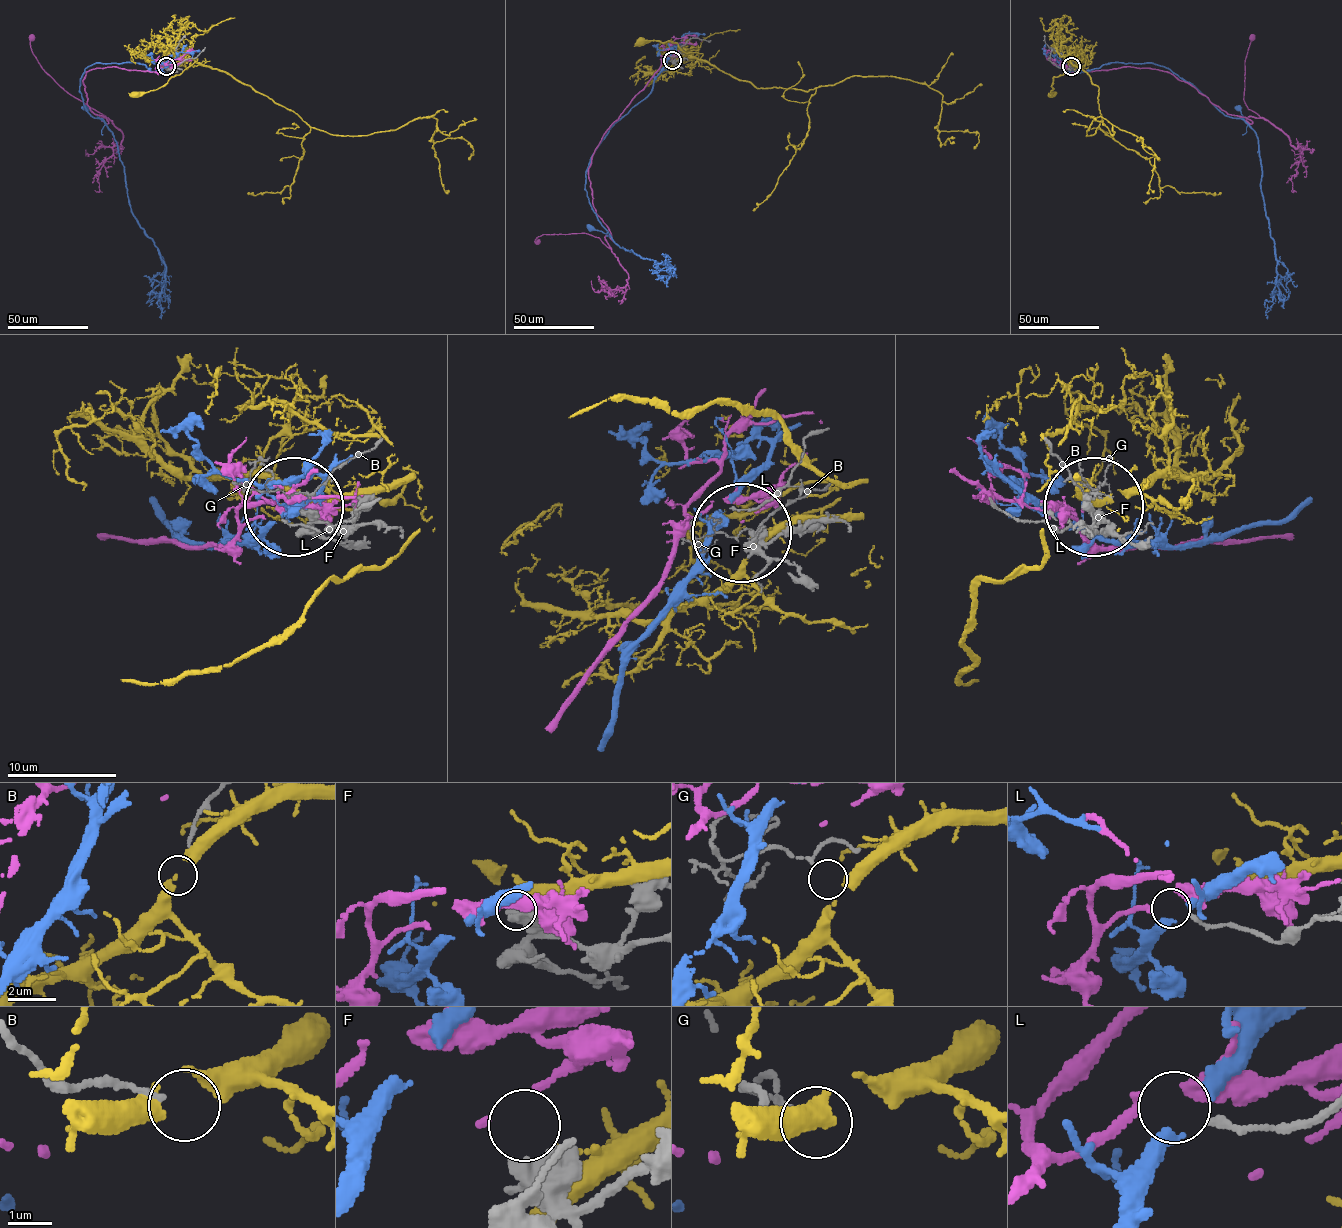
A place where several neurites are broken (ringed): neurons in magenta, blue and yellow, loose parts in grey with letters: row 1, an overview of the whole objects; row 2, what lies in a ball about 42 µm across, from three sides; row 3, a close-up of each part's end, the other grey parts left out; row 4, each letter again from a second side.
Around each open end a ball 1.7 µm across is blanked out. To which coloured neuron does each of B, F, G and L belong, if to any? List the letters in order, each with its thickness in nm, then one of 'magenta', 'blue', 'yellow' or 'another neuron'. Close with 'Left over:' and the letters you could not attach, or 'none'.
B: 80 nm | another neuron
F: 480 nm | another neuron
G: 30 nm | yellow
L: 180 nm | another neuron
Left over: B, F, L

